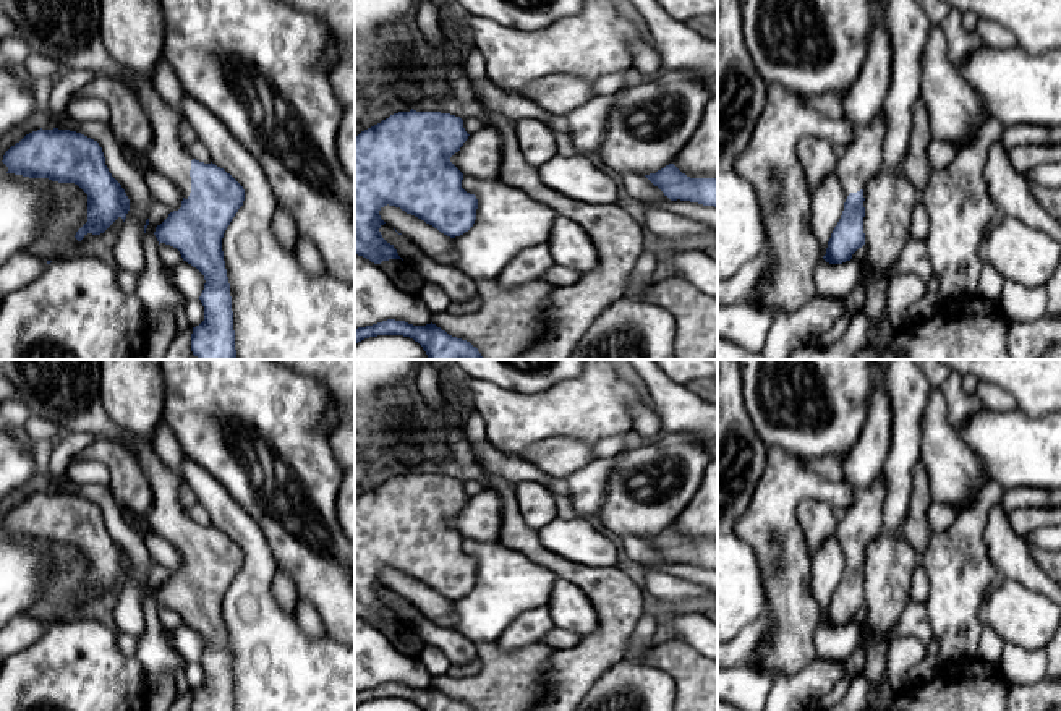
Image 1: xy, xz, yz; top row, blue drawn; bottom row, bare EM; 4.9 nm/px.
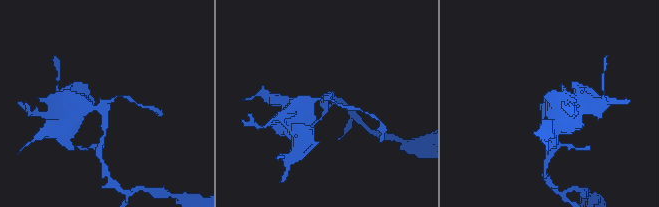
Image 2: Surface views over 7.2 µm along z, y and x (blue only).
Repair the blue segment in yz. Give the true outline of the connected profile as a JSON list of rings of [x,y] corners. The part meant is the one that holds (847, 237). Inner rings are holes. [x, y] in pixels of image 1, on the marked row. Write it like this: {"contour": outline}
{"contour": [[[883,112],[868,125],[850,125],[852,139],[846,152],[837,157],[836,177],[844,189],[846,202],[842,215],[828,241],[823,259],[829,264],[842,264],[865,245],[863,233],[863,189],[883,168],[883,141],[886,121]]]}

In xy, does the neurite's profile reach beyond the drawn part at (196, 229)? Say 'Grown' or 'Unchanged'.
Grown

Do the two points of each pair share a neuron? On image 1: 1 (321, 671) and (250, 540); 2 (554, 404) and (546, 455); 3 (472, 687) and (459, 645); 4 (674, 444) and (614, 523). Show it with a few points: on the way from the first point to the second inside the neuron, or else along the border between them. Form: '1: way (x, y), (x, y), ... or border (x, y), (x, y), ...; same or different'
1: way (289, 638), (256, 606), (256, 572); same
2: border (587, 441), (541, 439), (528, 451), (525, 459); different
3: border (475, 647), (478, 658); different
4: way (650, 462), (635, 465), (621, 476), (621, 499); same

